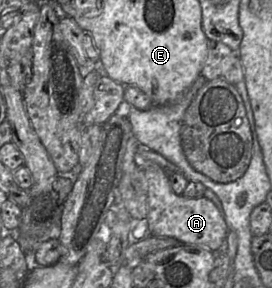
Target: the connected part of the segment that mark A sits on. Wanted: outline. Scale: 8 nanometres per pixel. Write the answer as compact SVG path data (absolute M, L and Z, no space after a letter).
M151 164L143 171L148 185L146 220L150 234L172 237L185 245L200 245L211 251L218 251L226 242L229 227L216 205L205 196L186 198L175 194L169 184L169 176L157 164Z

